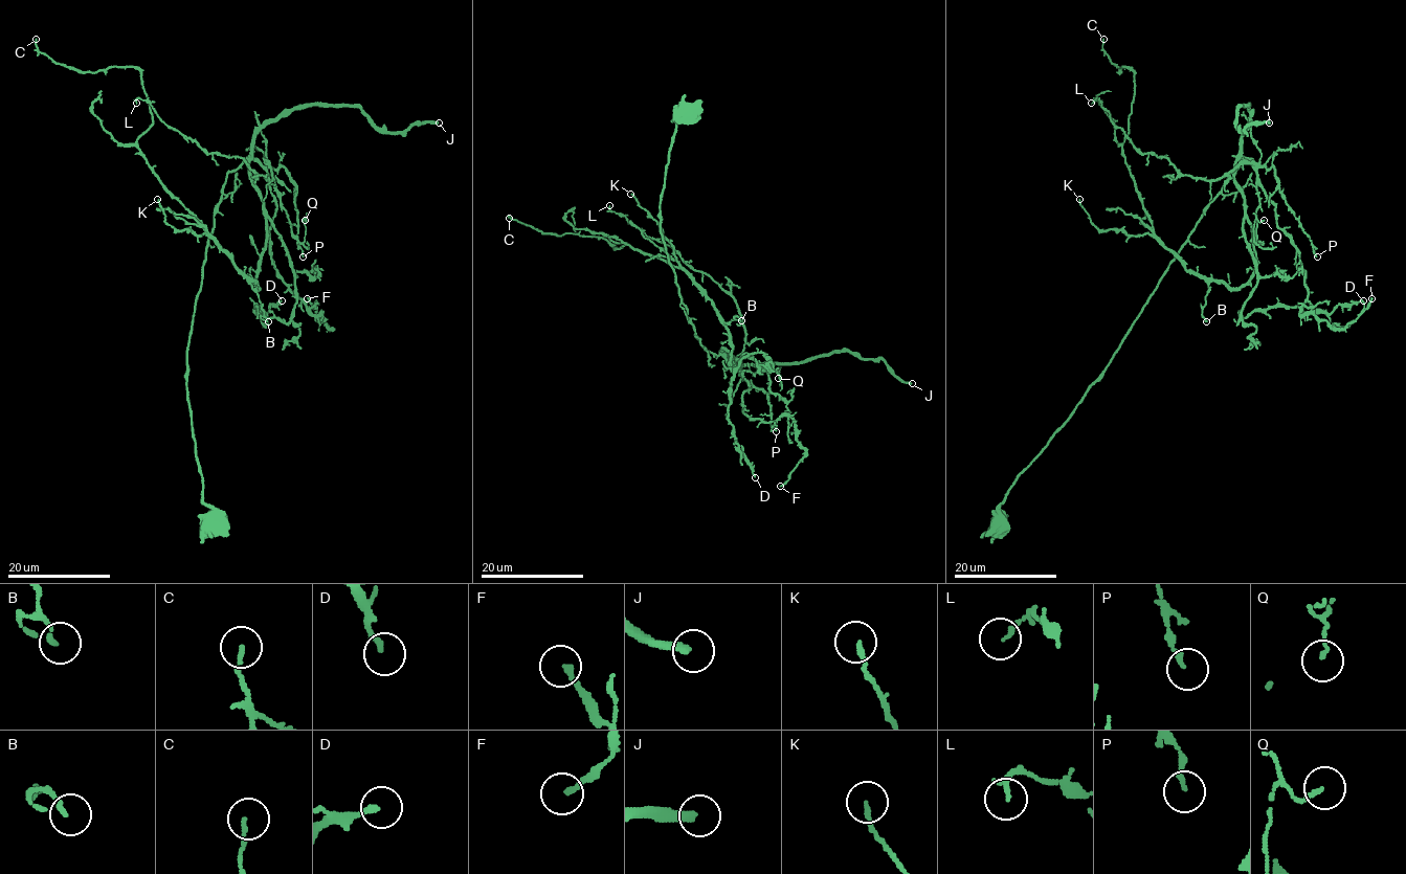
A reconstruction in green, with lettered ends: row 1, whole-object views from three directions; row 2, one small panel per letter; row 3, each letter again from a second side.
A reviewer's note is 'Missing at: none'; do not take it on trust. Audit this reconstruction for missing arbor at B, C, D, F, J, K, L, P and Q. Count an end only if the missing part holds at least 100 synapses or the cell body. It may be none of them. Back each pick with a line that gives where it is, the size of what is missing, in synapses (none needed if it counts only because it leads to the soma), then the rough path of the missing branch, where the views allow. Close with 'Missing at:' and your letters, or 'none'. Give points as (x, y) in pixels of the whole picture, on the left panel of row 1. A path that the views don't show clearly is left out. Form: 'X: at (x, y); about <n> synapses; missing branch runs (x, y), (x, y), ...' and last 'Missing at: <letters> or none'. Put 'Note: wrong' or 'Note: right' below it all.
J: at (439, 122); about 200 synapses
Missing at: J
Note: wrong

